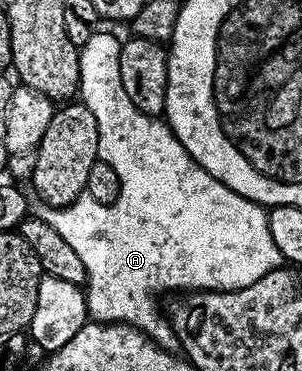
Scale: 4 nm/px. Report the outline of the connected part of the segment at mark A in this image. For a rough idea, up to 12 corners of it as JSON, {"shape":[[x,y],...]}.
{"shape":[[78,53],[122,186],[40,218],[76,249],[89,318],[176,343],[154,300],[283,266],[267,208],[228,189]]}

